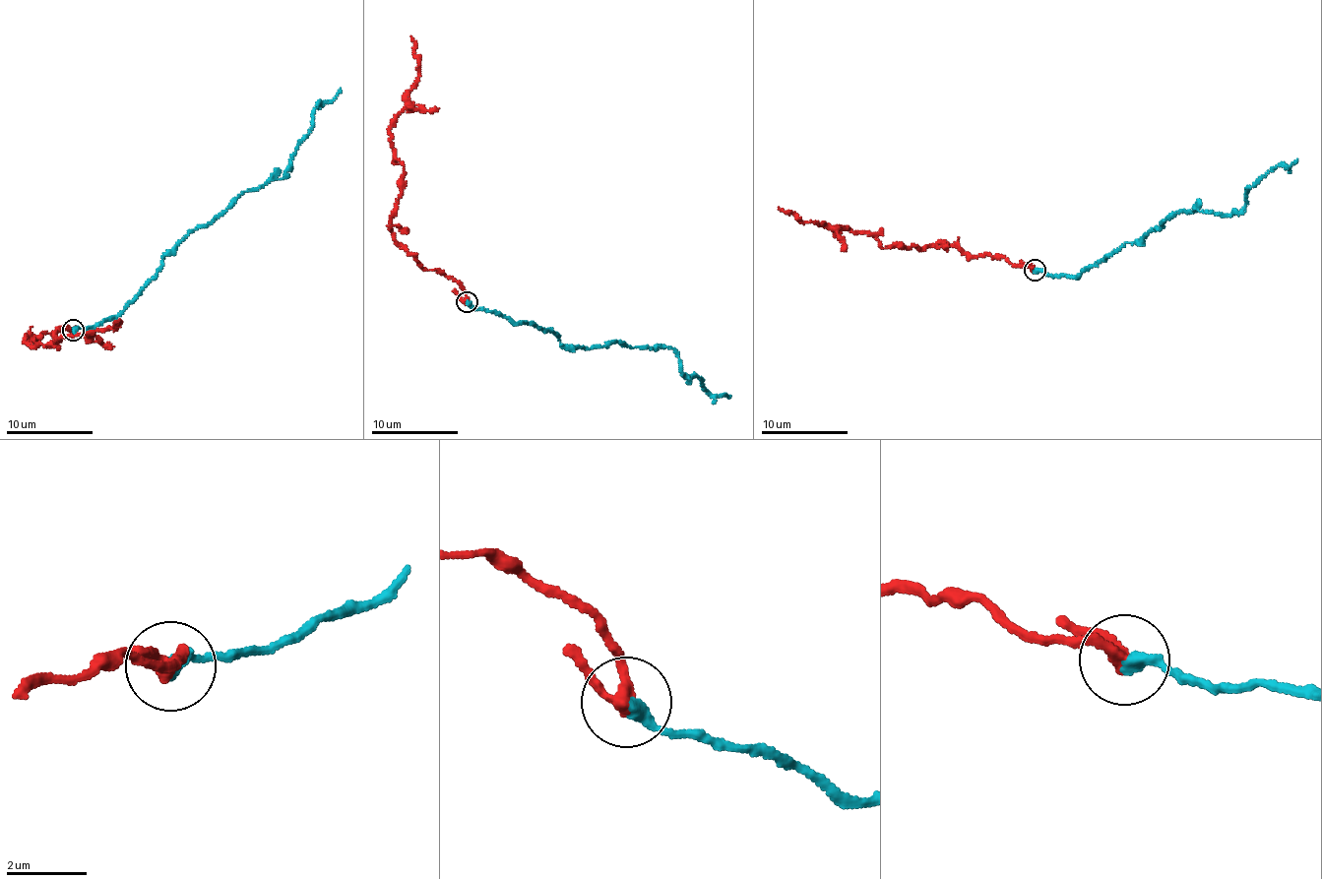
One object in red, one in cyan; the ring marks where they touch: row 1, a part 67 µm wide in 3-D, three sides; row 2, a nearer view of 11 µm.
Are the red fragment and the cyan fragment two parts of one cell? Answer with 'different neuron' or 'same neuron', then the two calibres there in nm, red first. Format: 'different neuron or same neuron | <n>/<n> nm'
different neuron | 300/360 nm

